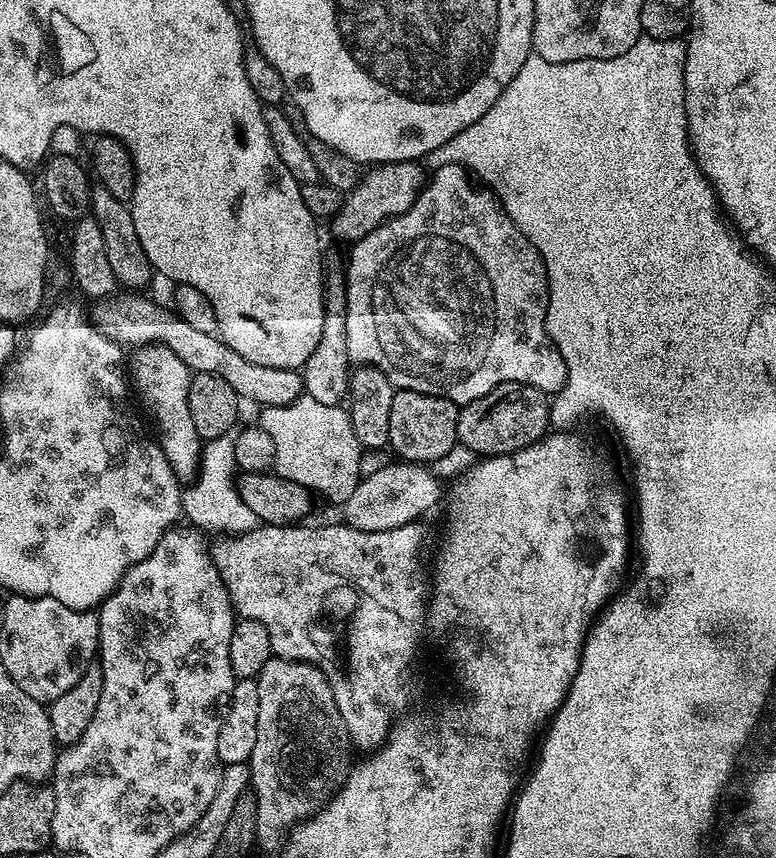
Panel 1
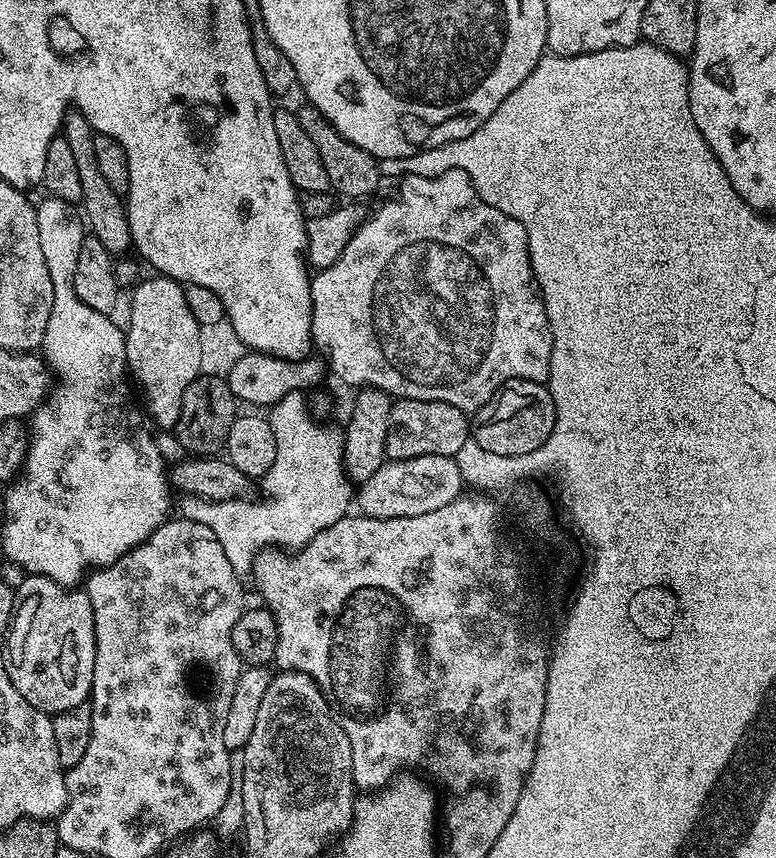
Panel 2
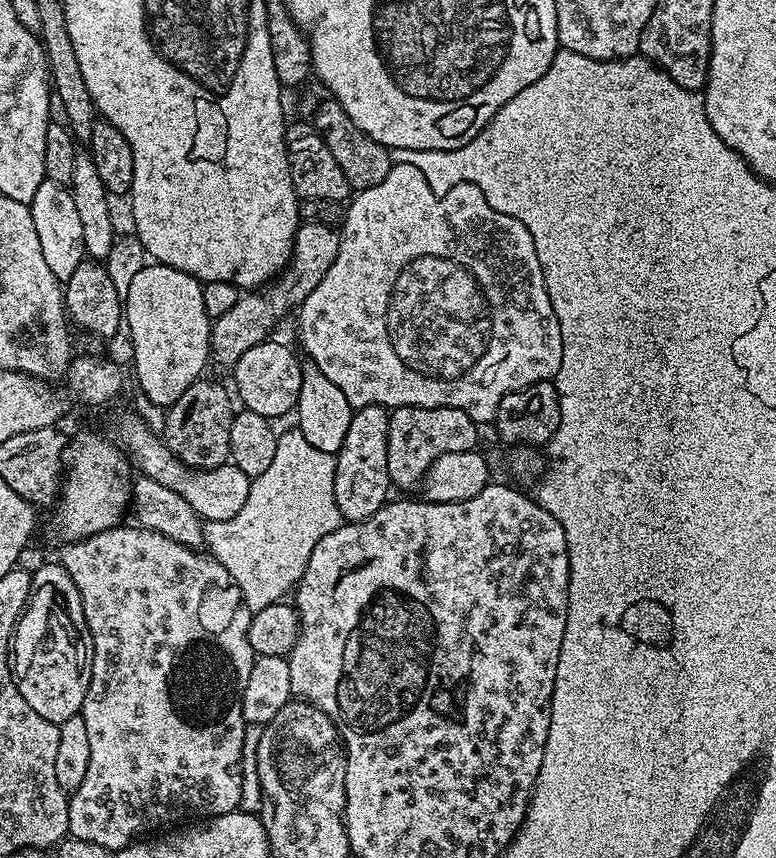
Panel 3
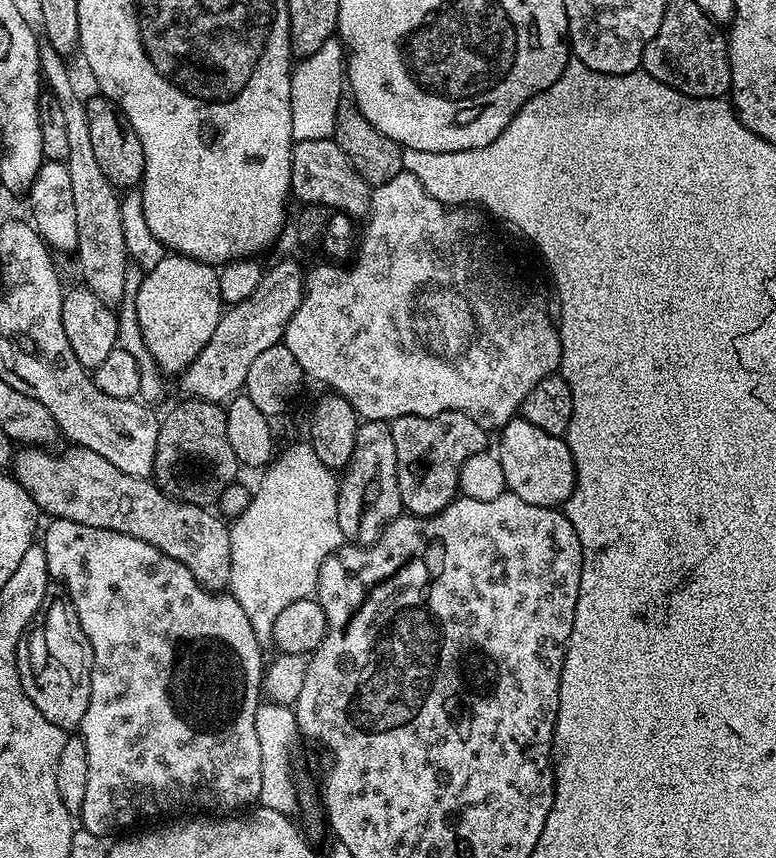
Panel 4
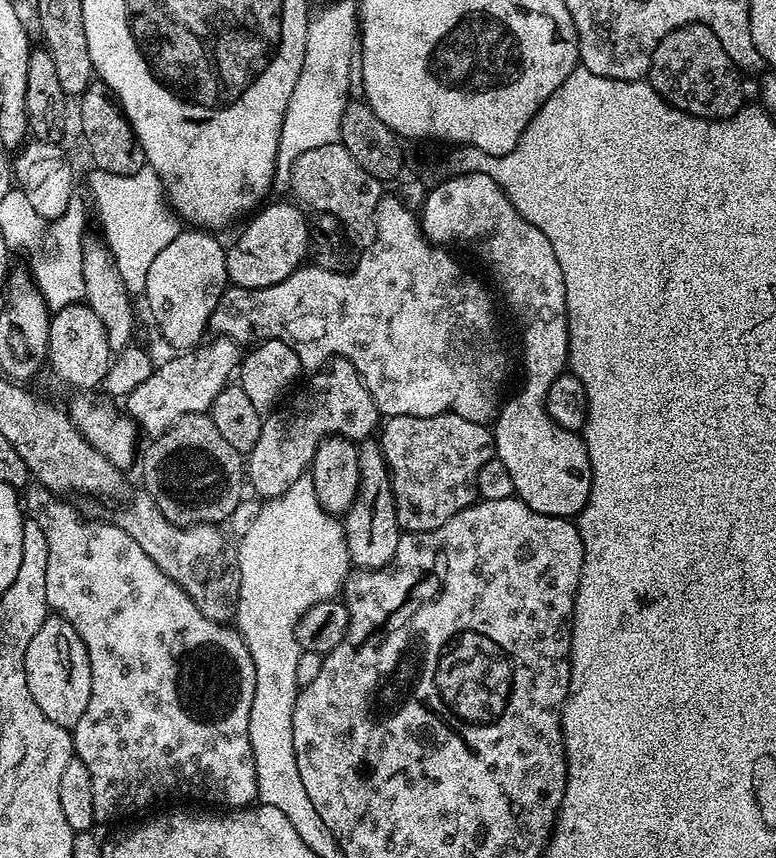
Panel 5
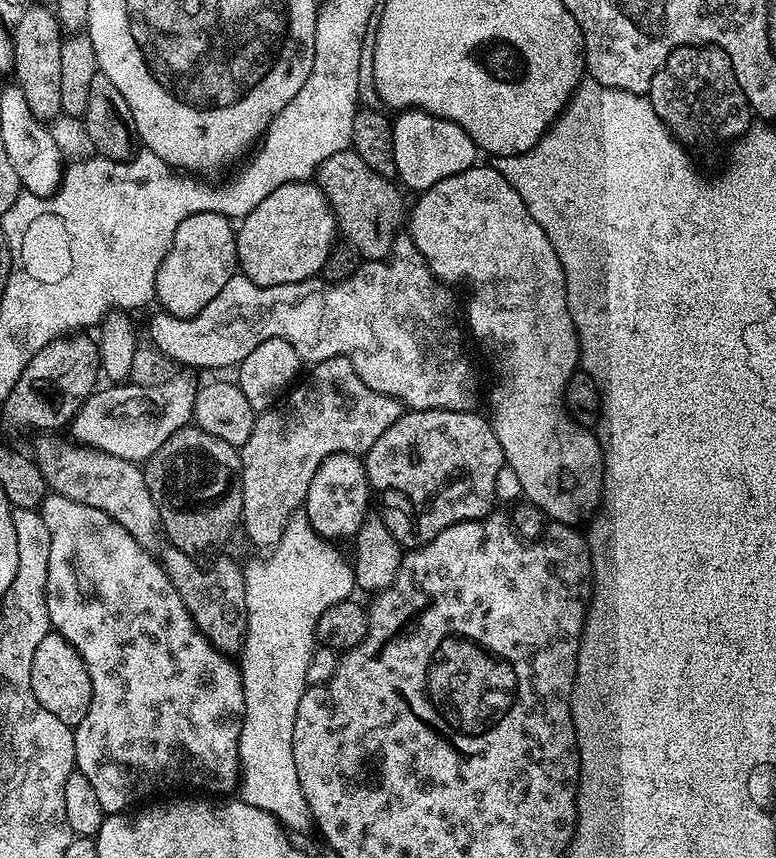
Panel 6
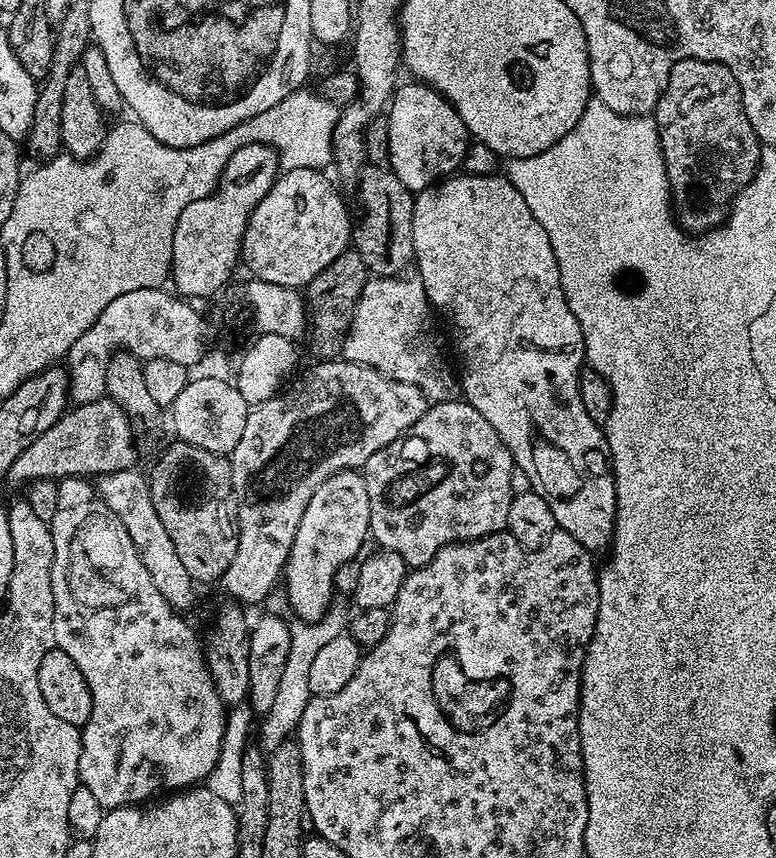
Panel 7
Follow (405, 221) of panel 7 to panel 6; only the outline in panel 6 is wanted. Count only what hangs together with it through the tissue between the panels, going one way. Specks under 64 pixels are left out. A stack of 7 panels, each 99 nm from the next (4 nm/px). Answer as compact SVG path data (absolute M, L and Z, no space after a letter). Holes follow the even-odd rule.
M353 150L330 154L330 158L326 158L320 169L317 170L314 182L322 190L333 214L336 215L339 231L342 233L343 239L344 236L348 239L345 240L347 247L354 249L357 257L363 258L365 261L388 259L392 254L392 247L397 236L401 235L400 223L403 220L405 223L406 220L406 204L404 208L404 200L400 197L401 189L391 179L383 177L382 174L371 169Z

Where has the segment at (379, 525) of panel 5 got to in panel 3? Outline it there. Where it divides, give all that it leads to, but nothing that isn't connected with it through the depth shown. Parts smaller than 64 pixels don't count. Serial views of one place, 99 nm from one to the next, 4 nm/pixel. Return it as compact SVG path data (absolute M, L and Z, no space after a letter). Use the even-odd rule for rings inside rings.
M371 404L358 408L346 420L346 442L335 453L334 498L341 517L348 522L363 522L389 503L388 488L393 487L386 466L386 434L389 409Z

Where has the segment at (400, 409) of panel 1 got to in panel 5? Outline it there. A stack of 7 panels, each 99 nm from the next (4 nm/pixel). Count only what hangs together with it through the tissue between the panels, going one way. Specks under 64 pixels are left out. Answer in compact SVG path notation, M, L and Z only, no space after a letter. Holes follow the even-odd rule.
M443 412L437 416L389 416L383 421L382 427L379 429L378 443L388 463L388 473L392 476L392 493L396 503L396 521L398 521L404 532L429 532L438 526L442 526L442 522L450 522L450 518L454 518L454 514L472 507L478 499L476 479L479 471L482 470L482 466L486 465L494 457L493 429L486 424L466 422L466 418L462 418L453 412Z

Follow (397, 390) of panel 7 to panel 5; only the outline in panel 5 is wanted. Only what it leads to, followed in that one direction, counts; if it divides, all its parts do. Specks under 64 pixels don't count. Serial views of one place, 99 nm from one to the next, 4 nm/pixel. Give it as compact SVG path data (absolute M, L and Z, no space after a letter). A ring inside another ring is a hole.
M329 360L309 376L312 377L308 385L296 397L293 395L283 406L263 417L262 434L258 434L258 442L254 442L252 451L247 453L246 480L251 491L253 488L260 498L286 494L286 490L309 471L314 450L318 450L328 436L345 436L353 442L363 442L381 423L382 414L370 390L366 390L356 367L349 360Z

